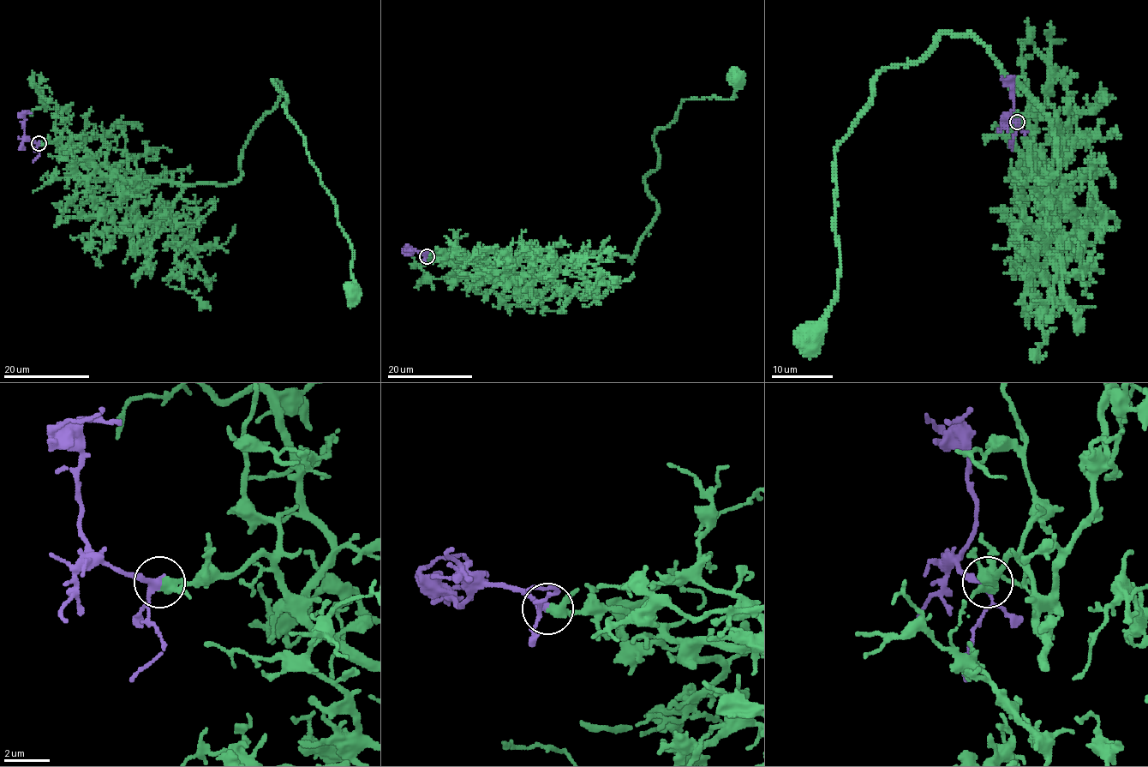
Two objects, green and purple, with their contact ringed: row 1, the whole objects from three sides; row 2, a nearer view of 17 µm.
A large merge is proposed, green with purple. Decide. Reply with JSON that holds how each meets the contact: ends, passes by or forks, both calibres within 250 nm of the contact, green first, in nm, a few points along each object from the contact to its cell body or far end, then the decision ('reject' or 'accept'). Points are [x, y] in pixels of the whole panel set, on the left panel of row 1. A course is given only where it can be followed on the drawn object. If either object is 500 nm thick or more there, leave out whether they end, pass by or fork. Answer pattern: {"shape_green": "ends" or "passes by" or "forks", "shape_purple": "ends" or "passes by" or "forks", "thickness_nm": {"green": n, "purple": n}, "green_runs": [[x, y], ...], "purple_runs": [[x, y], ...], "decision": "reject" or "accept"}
{"shape_green": "passes by", "shape_purple": "passes by", "thickness_nm": {"green": 340, "purple": 260}, "green_runs": [[39, 142], [58, 138], [135, 185], [233, 183], [253, 128], [282, 92], [278, 81], [333, 200], [355, 290]], "purple_runs": [[38, 142], [29, 140], [24, 134], [24, 119], [19, 115], [28, 111]], "decision": "accept"}

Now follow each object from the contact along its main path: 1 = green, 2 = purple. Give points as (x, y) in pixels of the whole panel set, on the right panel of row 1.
1: (1017, 122), (1049, 183), (1049, 118), (971, 34), (943, 31), (881, 71), (834, 155), (837, 293), (810, 333)
2: (1017, 122), (1009, 118), (1013, 110), (1012, 88), (1001, 77)

